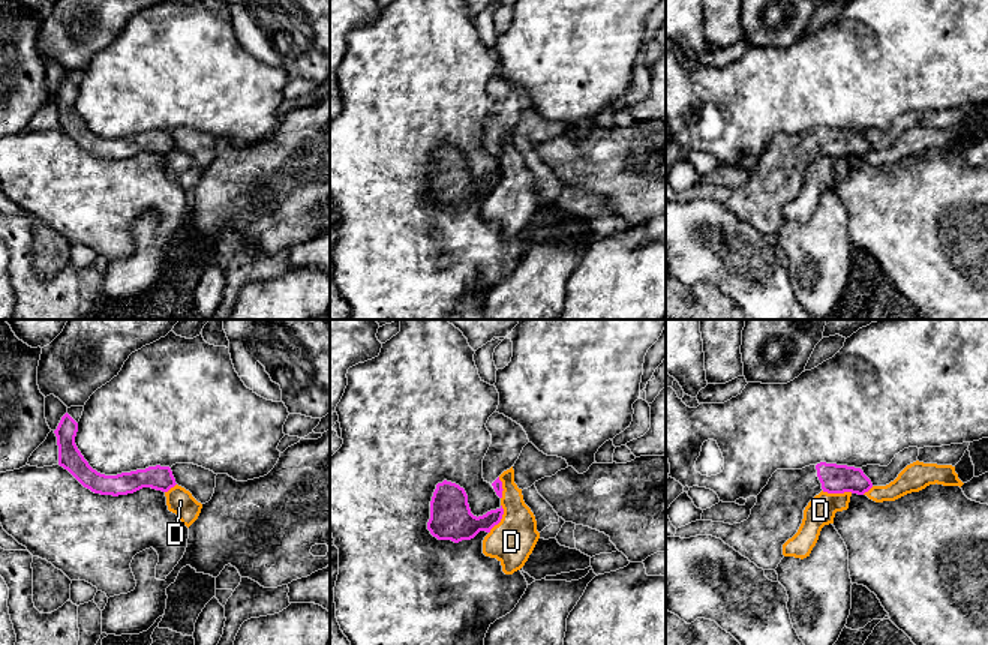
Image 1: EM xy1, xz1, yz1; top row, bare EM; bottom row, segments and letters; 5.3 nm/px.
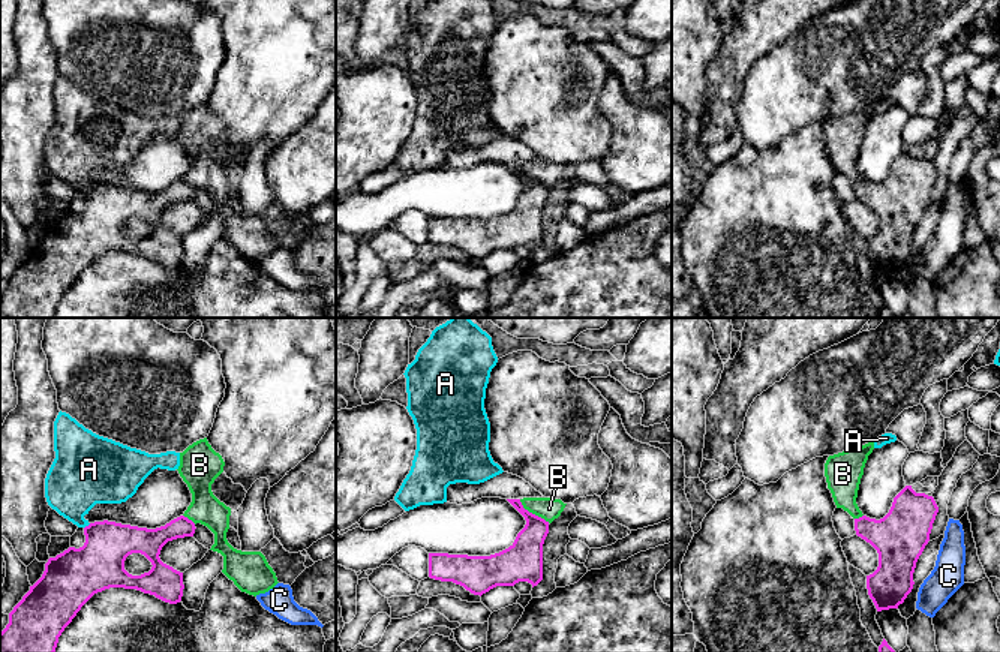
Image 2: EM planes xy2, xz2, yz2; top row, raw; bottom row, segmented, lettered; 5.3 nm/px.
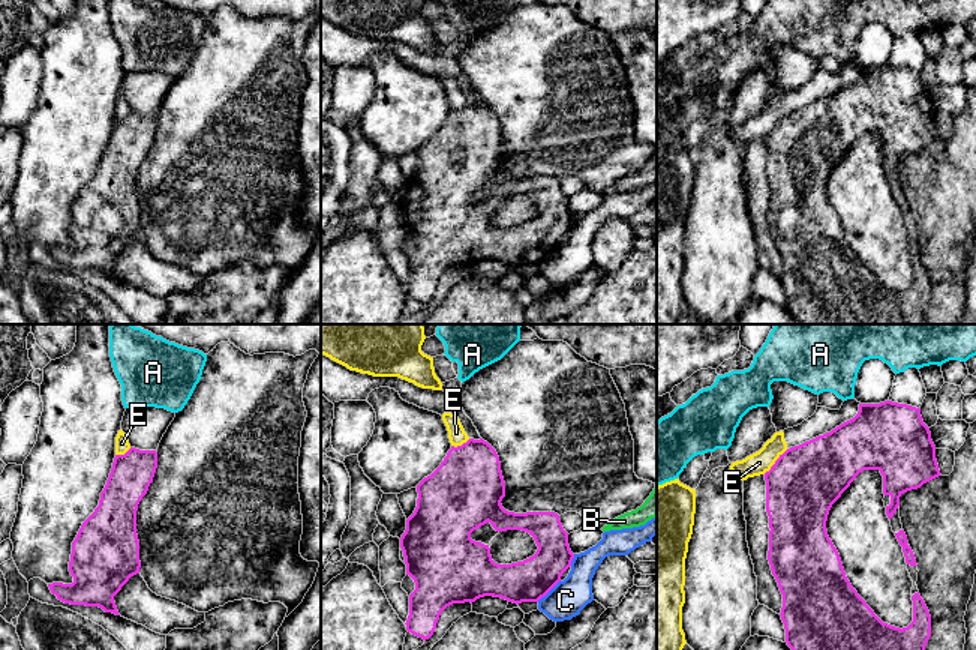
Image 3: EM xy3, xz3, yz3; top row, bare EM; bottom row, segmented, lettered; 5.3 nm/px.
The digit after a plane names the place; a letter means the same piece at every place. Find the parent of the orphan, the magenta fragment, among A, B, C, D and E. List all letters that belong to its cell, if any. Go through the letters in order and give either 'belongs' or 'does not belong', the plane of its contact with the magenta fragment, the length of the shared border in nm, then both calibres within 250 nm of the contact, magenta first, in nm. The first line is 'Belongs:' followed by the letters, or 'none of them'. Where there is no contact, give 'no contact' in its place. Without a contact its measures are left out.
Belongs: none of them
A: does not belong | xy2 | 50 nm | 280/320 nm
B: does not belong | xz2 | 200 nm | 190/130 nm
C: does not belong | xz3 | 170 nm | 220/190 nm
D: does not belong | xz1 | 170 nm | 200/240 nm
E: does not belong | yz3 | 190 nm | 380/120 nm

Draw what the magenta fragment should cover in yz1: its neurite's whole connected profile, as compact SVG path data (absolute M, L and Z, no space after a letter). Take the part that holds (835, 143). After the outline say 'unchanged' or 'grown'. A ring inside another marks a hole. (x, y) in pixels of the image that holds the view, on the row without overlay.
M826 128L802 134L777 134L756 160L751 178L741 188L696 184L676 194L675 201L712 200L721 202L759 232L775 234L783 208L792 202L804 183L808 166L822 154L864 159L873 152L861 132Z; grown

